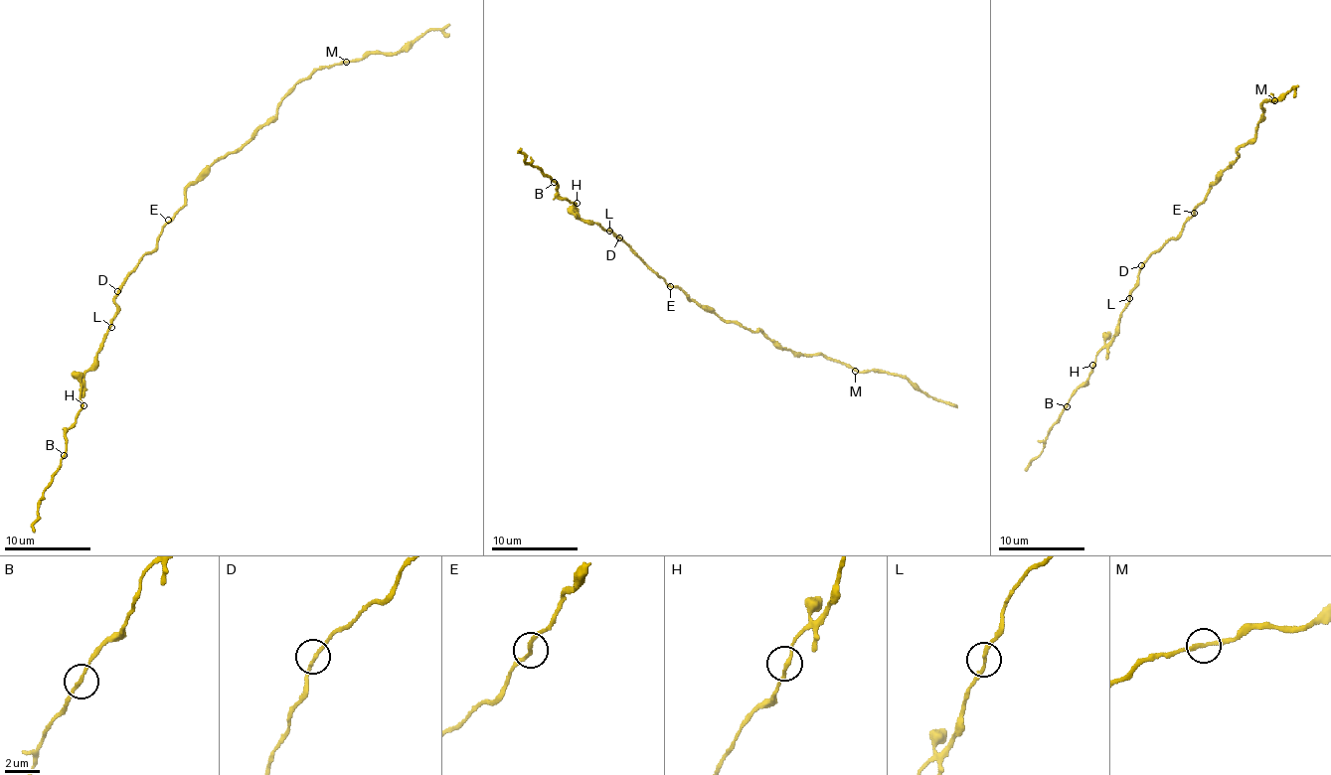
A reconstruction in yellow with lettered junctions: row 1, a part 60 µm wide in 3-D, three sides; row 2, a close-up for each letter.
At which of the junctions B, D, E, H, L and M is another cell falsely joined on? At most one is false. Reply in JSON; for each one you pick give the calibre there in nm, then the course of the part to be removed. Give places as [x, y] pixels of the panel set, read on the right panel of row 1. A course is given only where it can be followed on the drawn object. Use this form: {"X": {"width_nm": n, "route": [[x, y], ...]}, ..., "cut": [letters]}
{"B": {"width_nm": 180, "route": [[1067, 405], [1047, 436], [1043, 450], [1024, 470]]}, "cut": ["B"]}

